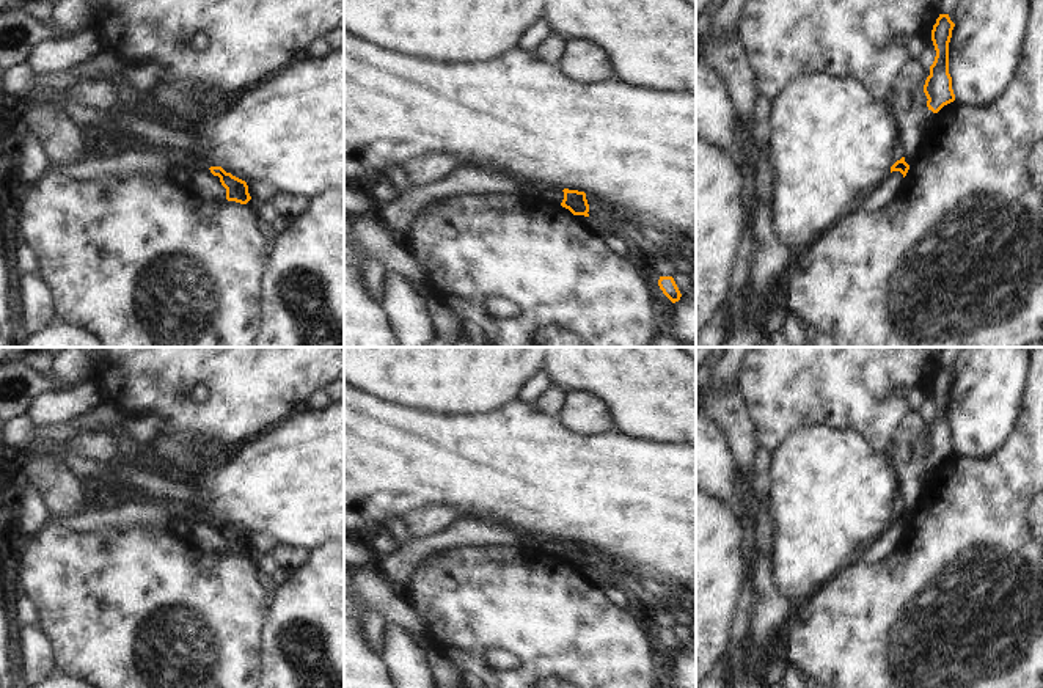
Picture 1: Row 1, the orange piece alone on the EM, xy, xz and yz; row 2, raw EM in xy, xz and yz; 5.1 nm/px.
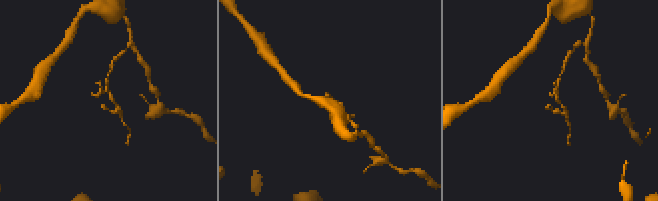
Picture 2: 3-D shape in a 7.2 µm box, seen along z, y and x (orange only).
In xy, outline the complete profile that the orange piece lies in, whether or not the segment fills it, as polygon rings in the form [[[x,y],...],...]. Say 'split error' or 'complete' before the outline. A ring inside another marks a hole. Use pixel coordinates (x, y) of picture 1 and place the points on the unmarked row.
complete | [[[210,518],[209,521],[214,528],[220,529],[221,537],[226,540],[228,553],[247,556],[251,551],[245,532],[226,525],[221,518]]]

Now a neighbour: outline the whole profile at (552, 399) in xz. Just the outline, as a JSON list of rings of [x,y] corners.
[[[551,386],[543,391],[543,394],[534,402],[534,405],[542,415],[550,415],[556,418],[556,413],[562,407],[564,401],[565,401],[565,393],[562,393],[556,386]]]

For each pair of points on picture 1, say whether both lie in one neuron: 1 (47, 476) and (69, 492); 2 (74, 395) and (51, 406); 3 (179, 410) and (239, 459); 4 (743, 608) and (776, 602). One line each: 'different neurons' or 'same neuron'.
1: same neuron
2: same neuron
3: different neurons
4: different neurons

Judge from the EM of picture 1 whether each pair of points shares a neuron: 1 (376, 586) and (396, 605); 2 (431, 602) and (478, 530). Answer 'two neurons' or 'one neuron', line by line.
1: one neuron
2: two neurons

